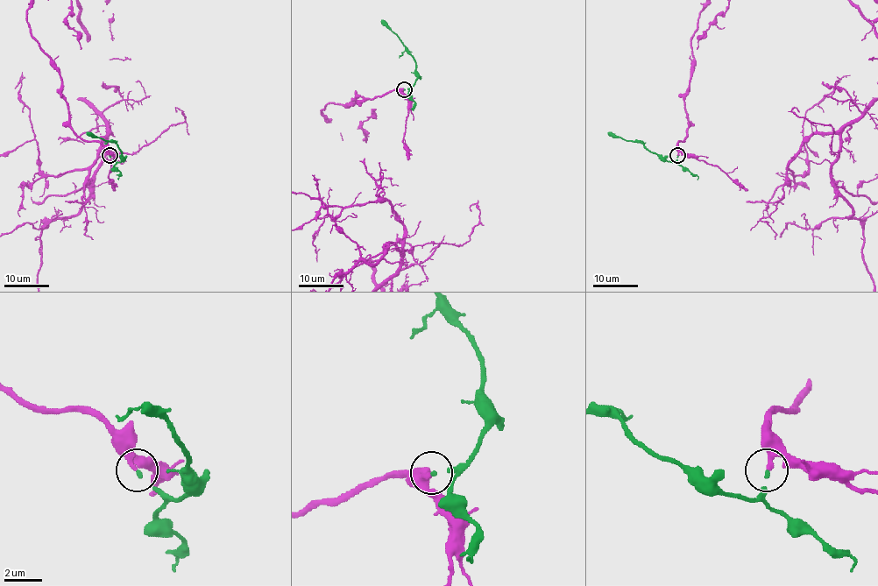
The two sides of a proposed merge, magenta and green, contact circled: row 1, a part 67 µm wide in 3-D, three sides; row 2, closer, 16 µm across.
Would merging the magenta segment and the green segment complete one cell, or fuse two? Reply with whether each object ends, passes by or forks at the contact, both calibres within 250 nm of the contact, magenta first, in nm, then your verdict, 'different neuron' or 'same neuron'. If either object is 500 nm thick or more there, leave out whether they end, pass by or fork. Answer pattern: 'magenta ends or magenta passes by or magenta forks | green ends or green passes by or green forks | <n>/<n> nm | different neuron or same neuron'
magenta ends | green ends | 260/170 nm | same neuron

